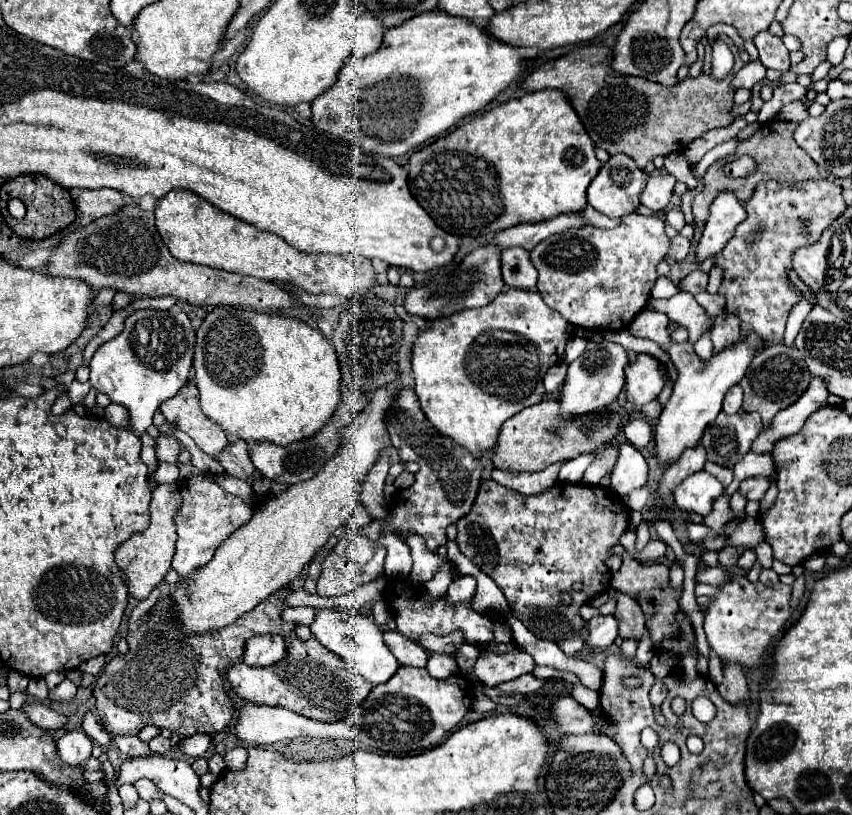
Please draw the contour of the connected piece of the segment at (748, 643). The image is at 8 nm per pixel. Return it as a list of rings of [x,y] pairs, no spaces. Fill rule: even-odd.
[[[734,574],[734,580],[714,596],[714,604],[708,606],[704,618],[708,644],[722,664],[740,664],[744,670],[760,670],[764,666],[766,648],[784,634],[790,620],[790,592],[792,588],[786,584],[766,588],[742,574]]]

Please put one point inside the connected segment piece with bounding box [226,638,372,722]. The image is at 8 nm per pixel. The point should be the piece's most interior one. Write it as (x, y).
(311, 681)

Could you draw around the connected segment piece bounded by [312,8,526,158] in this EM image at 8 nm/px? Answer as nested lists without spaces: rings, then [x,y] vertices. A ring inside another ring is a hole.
[[[442,10],[422,12],[400,26],[386,30],[380,50],[364,60],[350,58],[332,88],[312,102],[312,122],[336,138],[352,142],[369,154],[394,158],[415,150],[422,142],[438,138],[454,128],[464,116],[488,106],[526,70],[526,58],[518,46],[490,36],[486,28],[460,16],[446,16]]]

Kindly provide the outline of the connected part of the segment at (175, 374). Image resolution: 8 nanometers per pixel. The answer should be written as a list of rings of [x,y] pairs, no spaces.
[[[136,310],[132,316],[126,318],[124,332],[116,338],[104,342],[92,362],[90,362],[90,384],[108,394],[112,402],[122,404],[130,412],[130,430],[140,436],[152,426],[152,416],[158,412],[160,404],[174,398],[182,386],[186,386],[190,368],[194,362],[194,348],[196,348],[196,332],[190,324],[190,318],[184,312],[164,312],[164,310]]]

